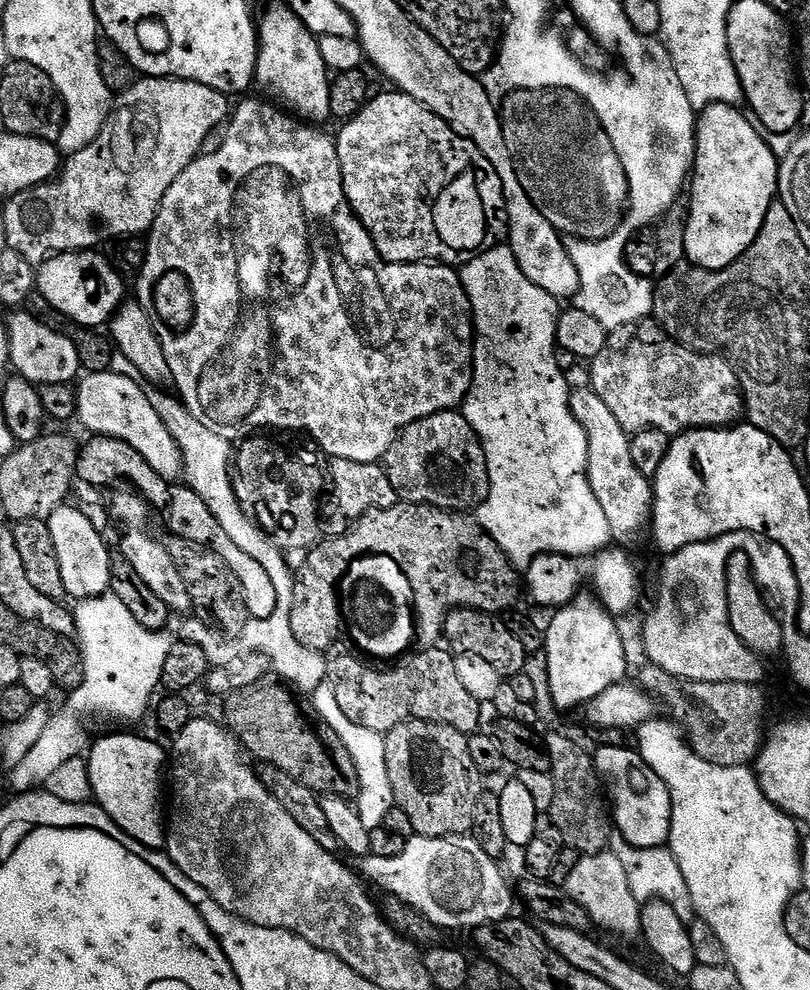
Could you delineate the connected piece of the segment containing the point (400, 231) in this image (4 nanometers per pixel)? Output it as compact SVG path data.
M389 90L381 96L373 95L364 109L355 117L354 123L364 128L360 140L348 140L337 147L340 169L344 175L344 189L348 201L370 234L378 254L390 264L430 262L430 242L434 236L434 220L427 218L438 214L434 202L448 202L452 188L440 188L440 184L452 184L456 180L456 133L440 117L408 96Z

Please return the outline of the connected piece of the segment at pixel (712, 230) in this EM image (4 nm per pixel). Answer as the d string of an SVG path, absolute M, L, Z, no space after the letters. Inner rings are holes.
M709 103L707 107L705 112L699 113L696 122L696 189L692 192L692 213L682 233L688 261L708 271L720 271L734 263L758 238L767 210L778 196L776 183L780 180L780 164L771 146L756 133L757 125L747 116L748 121L739 107L724 103Z

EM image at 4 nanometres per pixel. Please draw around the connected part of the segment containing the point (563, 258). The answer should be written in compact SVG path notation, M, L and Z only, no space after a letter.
M522 182L508 184L507 199L512 202L519 200L508 212L508 224L512 227L510 245L522 274L530 282L536 283L557 298L574 297L580 291L578 270L574 268L568 256L566 244L560 241L563 240L561 233L557 232L553 224L546 222L546 219L538 214L537 207L527 199Z

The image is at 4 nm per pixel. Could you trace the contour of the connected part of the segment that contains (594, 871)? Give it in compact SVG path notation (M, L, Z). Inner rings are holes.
M605 850L599 853L589 853L580 859L569 872L563 886L564 892L577 905L589 912L595 912L602 906L602 920L606 927L620 934L634 934L643 931L642 904L634 898L626 868L617 853Z

